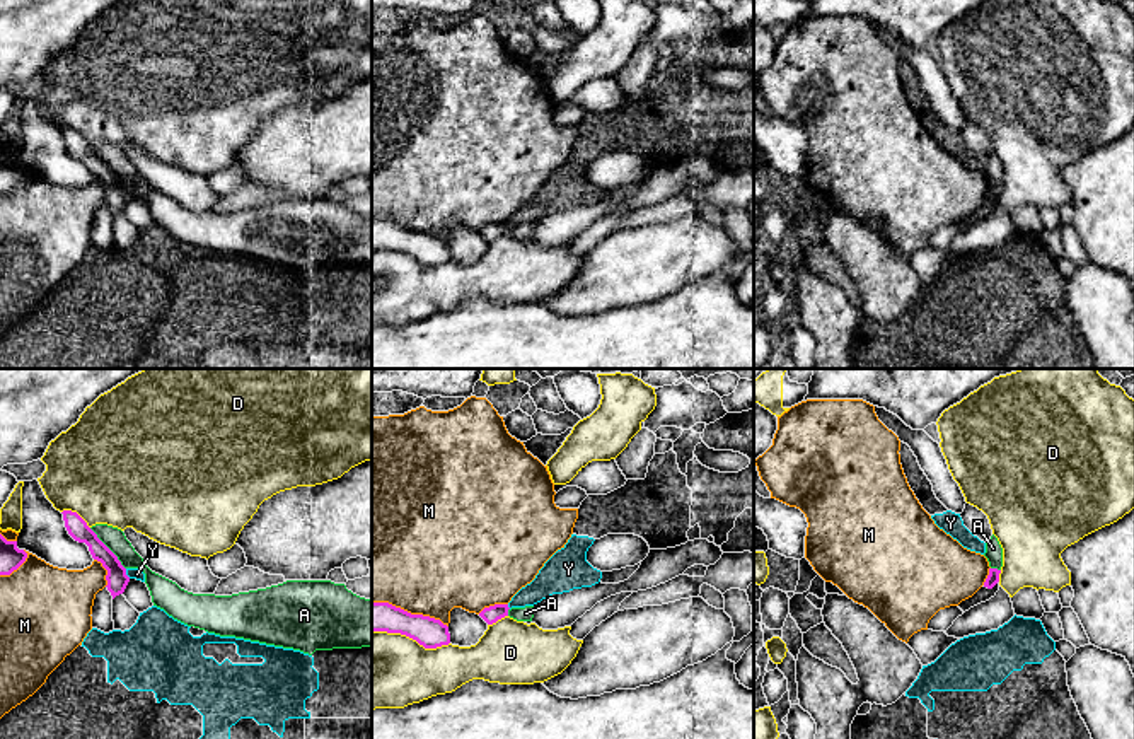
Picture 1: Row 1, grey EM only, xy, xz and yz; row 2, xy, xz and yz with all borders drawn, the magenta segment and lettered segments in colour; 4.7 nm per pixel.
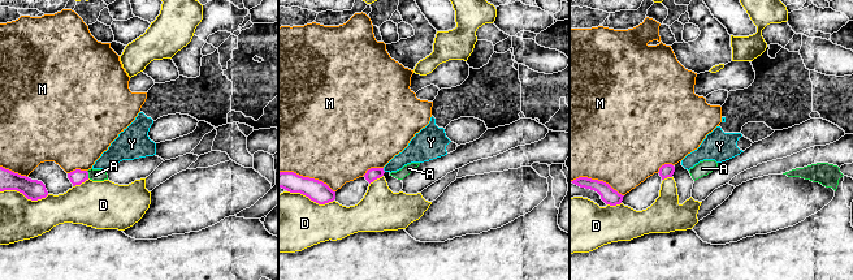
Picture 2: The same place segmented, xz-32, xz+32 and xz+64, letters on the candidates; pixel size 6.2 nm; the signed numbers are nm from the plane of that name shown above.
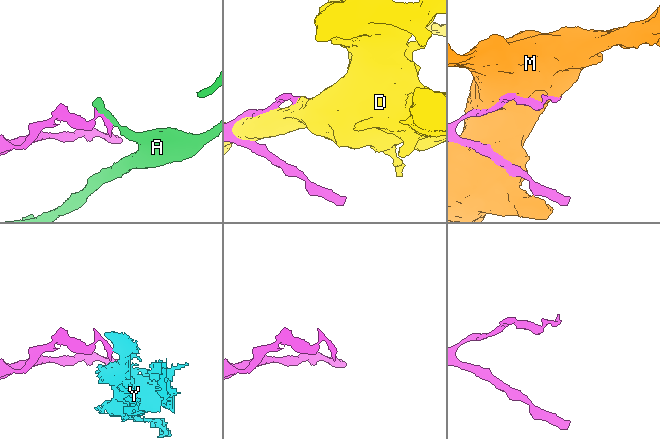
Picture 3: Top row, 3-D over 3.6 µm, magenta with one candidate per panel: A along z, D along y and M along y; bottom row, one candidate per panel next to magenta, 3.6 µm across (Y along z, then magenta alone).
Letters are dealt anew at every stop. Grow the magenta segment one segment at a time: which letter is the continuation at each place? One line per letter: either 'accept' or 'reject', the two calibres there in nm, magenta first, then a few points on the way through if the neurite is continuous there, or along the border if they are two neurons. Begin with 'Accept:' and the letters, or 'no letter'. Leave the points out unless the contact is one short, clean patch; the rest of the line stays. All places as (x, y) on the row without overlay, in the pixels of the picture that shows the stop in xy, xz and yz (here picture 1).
Accept: no letter
A: reject; 100 nm thick on the magenta side, 100 nm on the other; border along xy (89, 145), (125, 186)
D: reject; 140 nm thick on the magenta side, 360 nm on the other
M: reject; 140 nm thick on the magenta side, 480 nm on the other
Y: reject; 100 nm thick on the magenta side, 50 nm on the other; border along xy (125, 186), (130, 195)

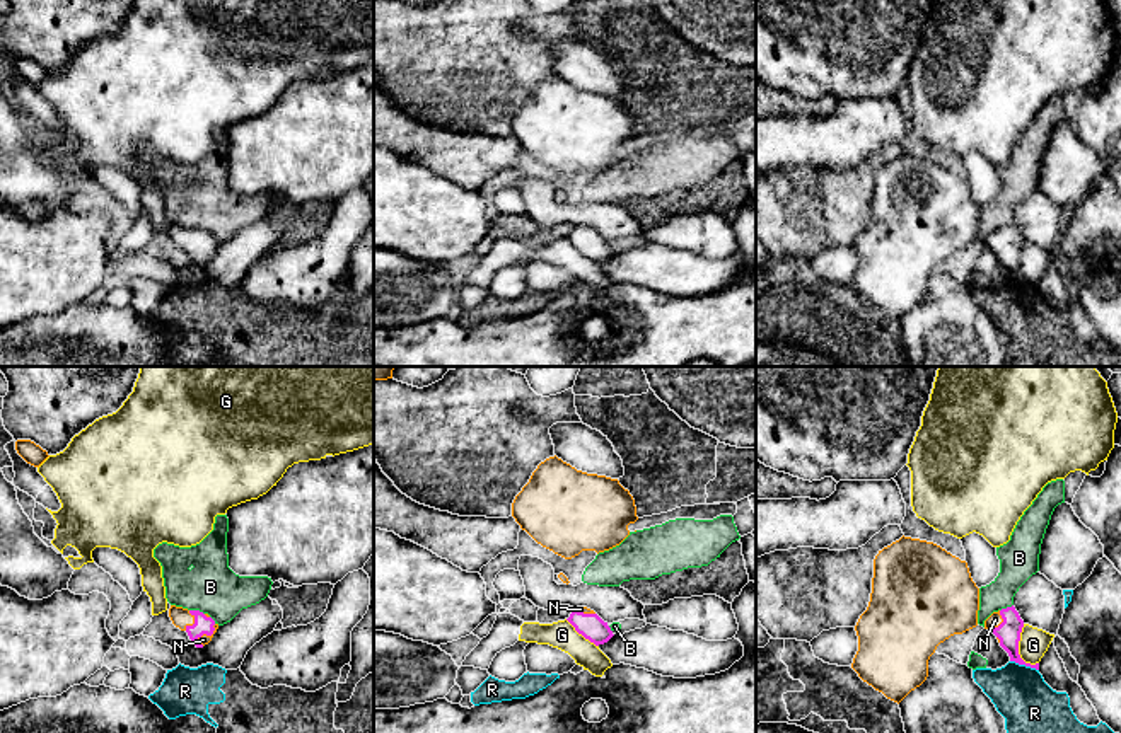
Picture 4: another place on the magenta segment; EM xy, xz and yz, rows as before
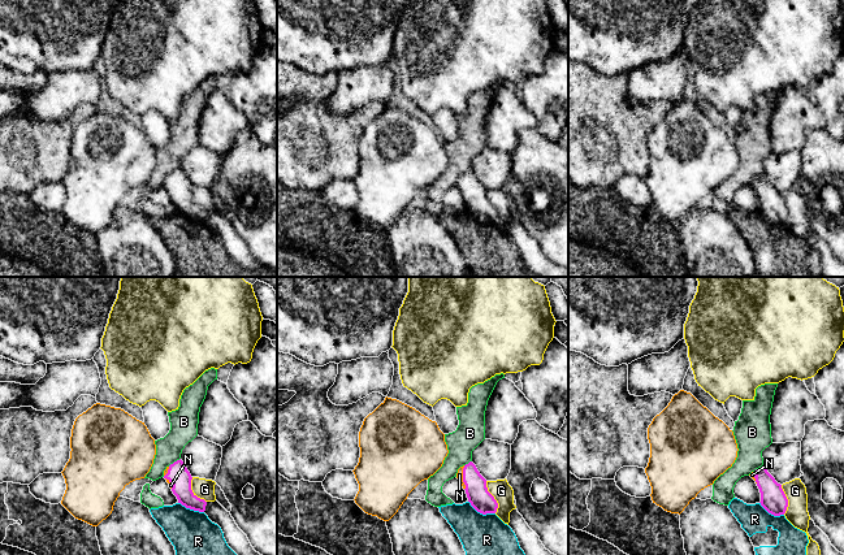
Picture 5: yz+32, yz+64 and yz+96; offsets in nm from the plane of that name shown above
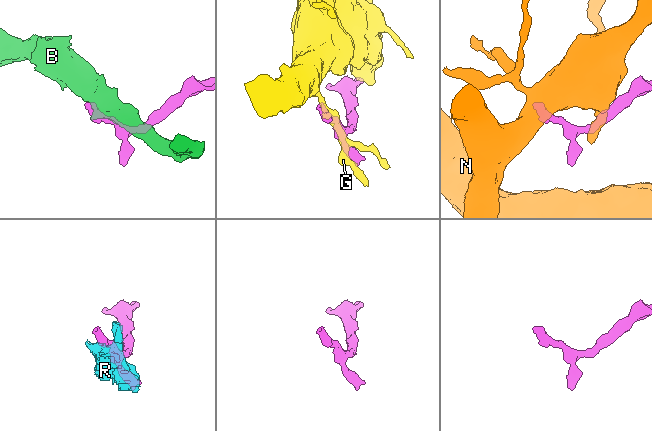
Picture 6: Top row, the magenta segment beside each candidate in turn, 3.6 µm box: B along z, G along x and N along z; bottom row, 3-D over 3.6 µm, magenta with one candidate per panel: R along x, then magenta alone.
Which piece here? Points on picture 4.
Accept: N
B: reject; 90 nm thick on the magenta side, 260 nm on the other; border along xy (190, 227), (198, 227), (203, 232)
G: reject; 110 nm thick on the magenta side, 140 nm on the other
N: accept; 90 nm thick on the magenta side, 90 nm on the other; runs through xy (203, 242), (195, 239), (181, 236)
R: reject; 110 nm thick on the magenta side, 280 nm on the other

